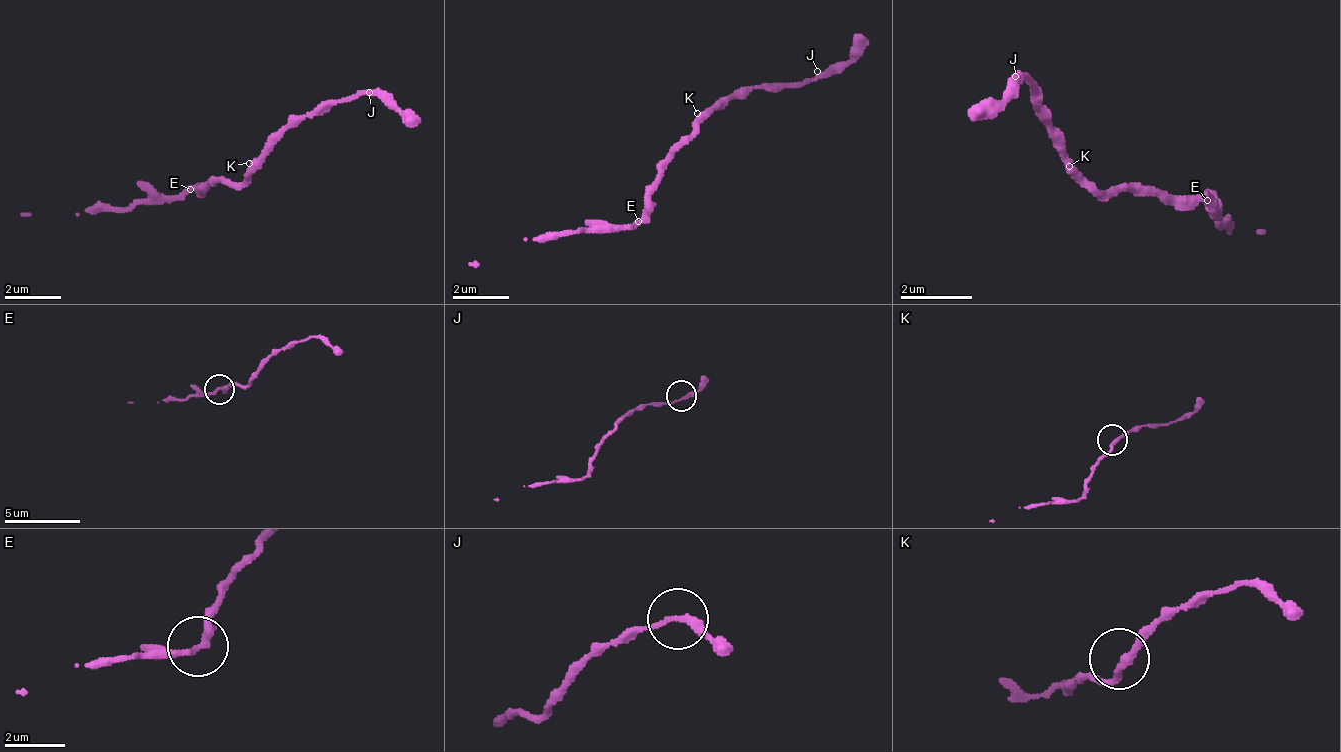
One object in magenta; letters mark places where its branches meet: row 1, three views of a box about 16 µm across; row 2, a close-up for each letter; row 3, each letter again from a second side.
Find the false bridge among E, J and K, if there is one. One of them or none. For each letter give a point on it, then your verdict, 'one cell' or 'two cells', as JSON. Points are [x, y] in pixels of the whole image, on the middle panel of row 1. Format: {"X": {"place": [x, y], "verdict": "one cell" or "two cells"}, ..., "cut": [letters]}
{"E": {"place": [638, 221], "verdict": "one cell"}, "J": {"place": [817, 71], "verdict": "one cell"}, "K": {"place": [697, 113], "verdict": "one cell"}, "cut": []}

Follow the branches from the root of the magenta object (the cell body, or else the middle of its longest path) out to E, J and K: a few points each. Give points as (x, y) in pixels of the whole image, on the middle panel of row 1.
E: (683, 142), (669, 156), (669, 163), (661, 170), (661, 184), (647, 198), (647, 212), (640, 220)
J: (683, 142), (718, 106), (725, 106), (739, 92), (746, 92), (753, 85), (803, 85), (817, 71)
K: (683, 142), (683, 135), (697, 120), (697, 113)

